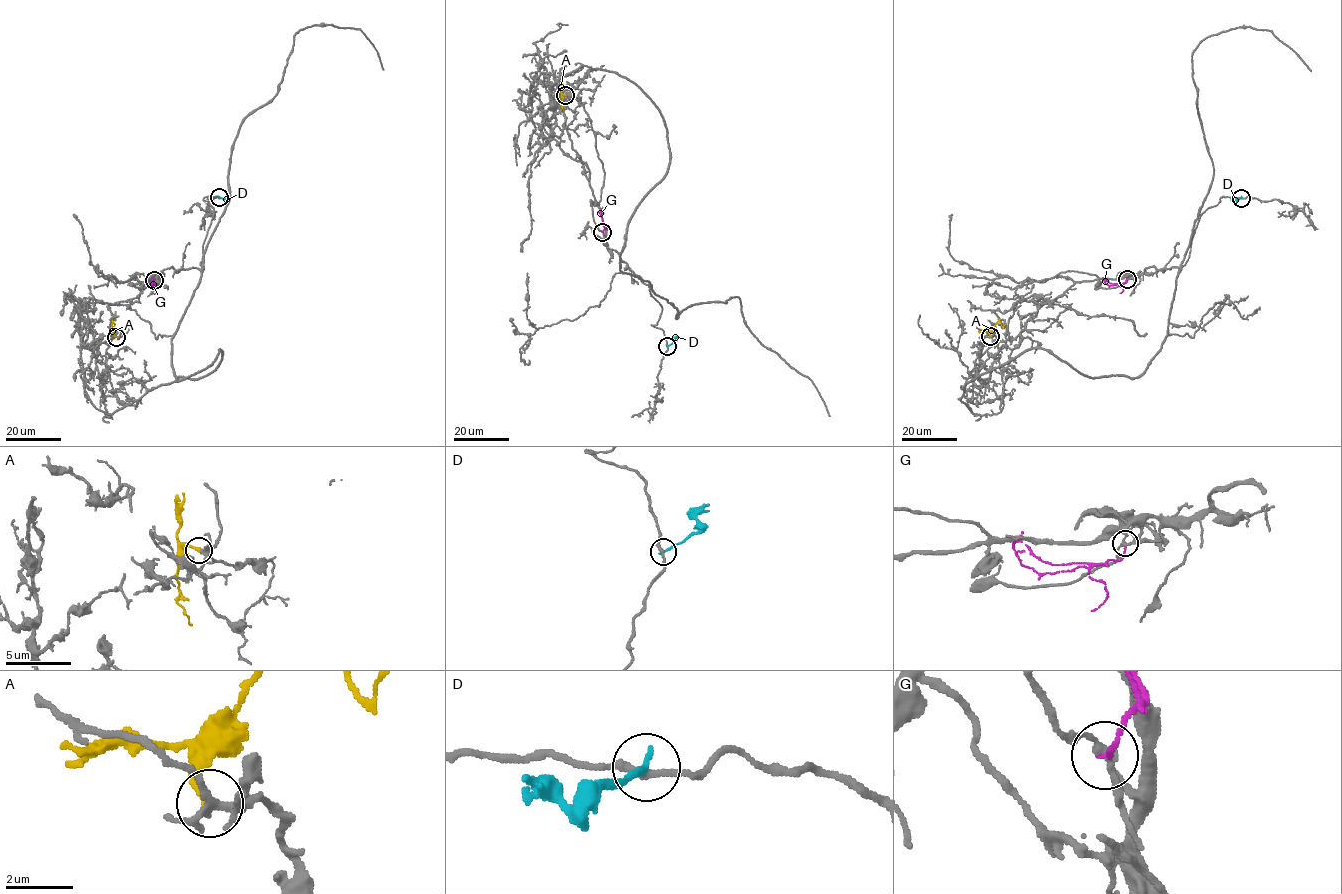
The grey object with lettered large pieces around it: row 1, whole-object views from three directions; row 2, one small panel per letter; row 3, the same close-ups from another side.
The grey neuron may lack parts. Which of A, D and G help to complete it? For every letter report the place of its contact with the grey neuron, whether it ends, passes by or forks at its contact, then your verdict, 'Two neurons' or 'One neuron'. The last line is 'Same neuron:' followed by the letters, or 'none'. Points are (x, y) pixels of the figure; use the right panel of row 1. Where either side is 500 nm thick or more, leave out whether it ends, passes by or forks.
A: Touches grey at (990, 336). It ends there. One neuron
D: Touches grey at (1241, 198). It ends there. Two neurons
G: Touches grey at (1127, 279). It ends there. Two neurons
Same neuron: A

